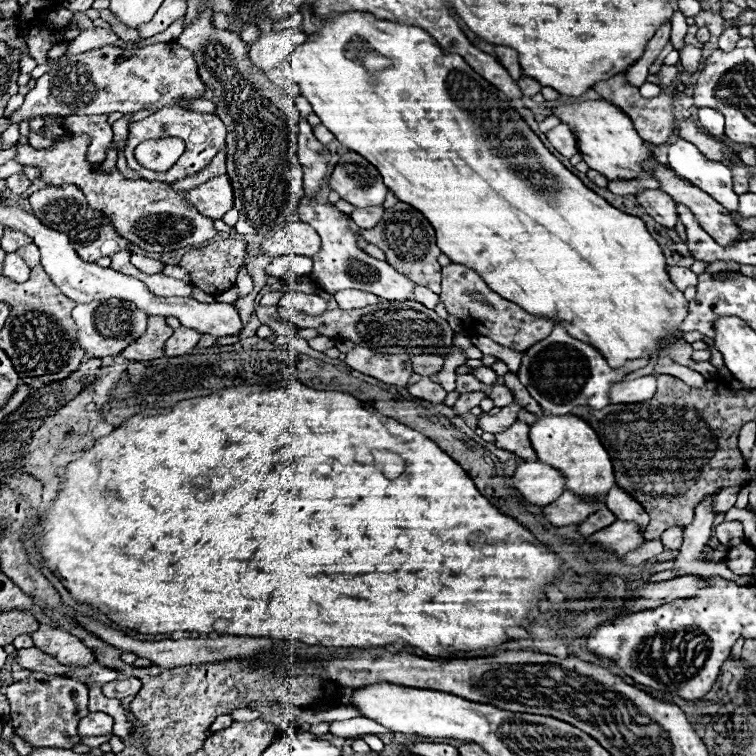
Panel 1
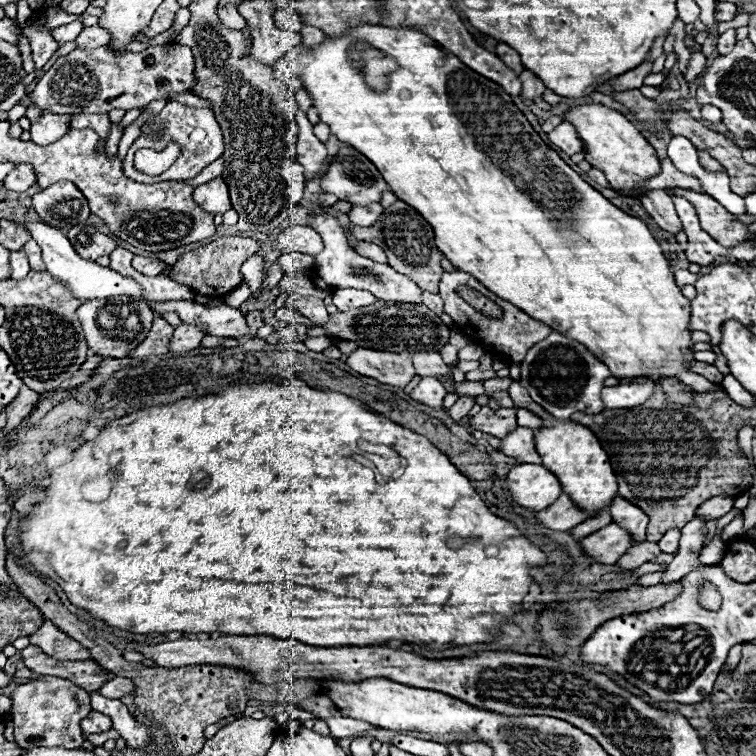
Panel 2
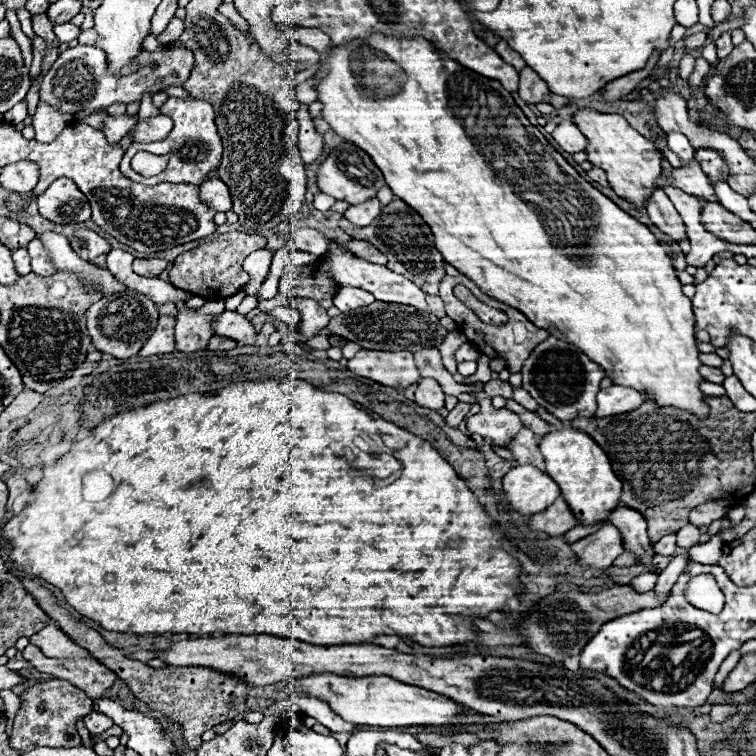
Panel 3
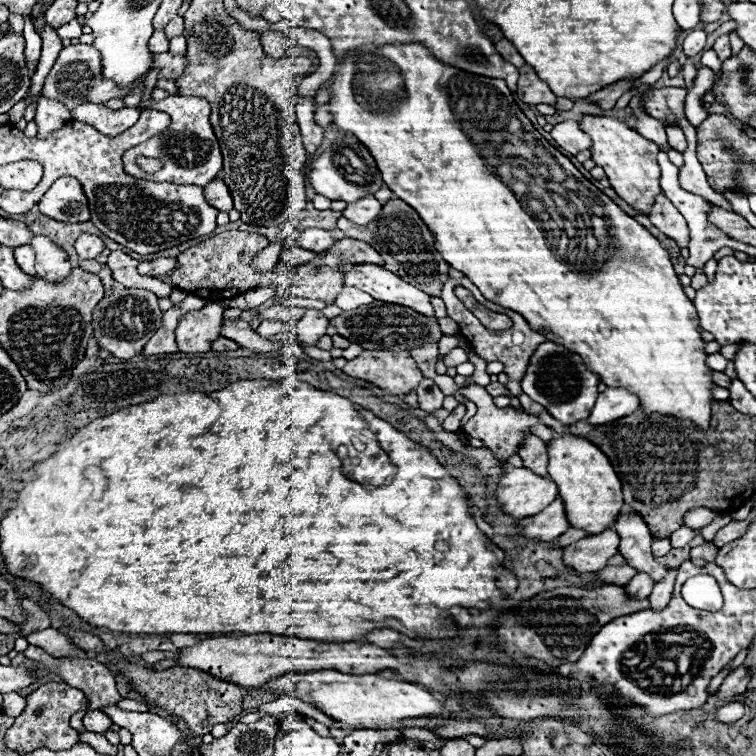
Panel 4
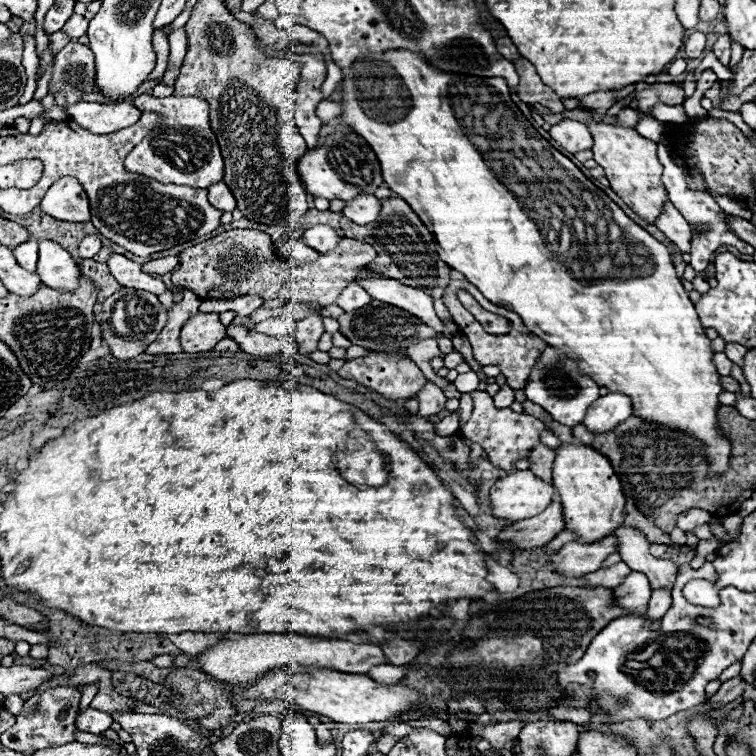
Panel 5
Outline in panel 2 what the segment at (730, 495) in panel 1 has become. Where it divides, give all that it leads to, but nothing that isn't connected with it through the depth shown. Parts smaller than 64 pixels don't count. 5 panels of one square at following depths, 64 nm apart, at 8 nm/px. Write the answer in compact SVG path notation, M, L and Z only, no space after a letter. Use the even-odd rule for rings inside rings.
M720 494L720 496L714 496L714 498L706 500L704 504L700 504L698 510L696 510L696 516L722 518L726 512L732 510L732 506L734 506L734 498L726 496L726 494Z

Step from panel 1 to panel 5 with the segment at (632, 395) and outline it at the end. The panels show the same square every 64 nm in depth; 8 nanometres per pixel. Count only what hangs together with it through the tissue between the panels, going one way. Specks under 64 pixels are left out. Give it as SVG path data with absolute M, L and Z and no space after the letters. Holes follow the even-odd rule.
M608 392L588 408L582 424L590 432L606 432L616 428L616 424L624 422L628 416L632 416L630 398L620 392Z

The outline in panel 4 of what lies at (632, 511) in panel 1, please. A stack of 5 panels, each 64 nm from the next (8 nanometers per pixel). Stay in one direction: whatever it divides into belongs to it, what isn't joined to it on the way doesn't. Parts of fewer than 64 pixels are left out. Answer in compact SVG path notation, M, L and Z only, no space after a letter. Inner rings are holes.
M620 512L614 522L616 532L620 534L620 554L634 566L638 572L650 574L656 582L664 578L668 566L658 564L650 552L652 536L646 522L638 514Z

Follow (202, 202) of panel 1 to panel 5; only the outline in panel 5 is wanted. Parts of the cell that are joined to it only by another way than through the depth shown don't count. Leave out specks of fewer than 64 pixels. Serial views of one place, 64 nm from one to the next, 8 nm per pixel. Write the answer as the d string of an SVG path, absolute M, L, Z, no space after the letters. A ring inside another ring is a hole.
M216 182L208 188L208 200L214 208L222 212L232 212L236 208L236 200L224 182Z

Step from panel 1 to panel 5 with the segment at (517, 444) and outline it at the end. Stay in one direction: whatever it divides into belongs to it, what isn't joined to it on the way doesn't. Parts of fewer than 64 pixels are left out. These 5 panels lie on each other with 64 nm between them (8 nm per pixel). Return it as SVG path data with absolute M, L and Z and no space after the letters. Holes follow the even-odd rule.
M544 444L532 448L528 456L530 470L536 472L536 476L540 476L544 482L552 482L552 460L554 460L554 452Z

